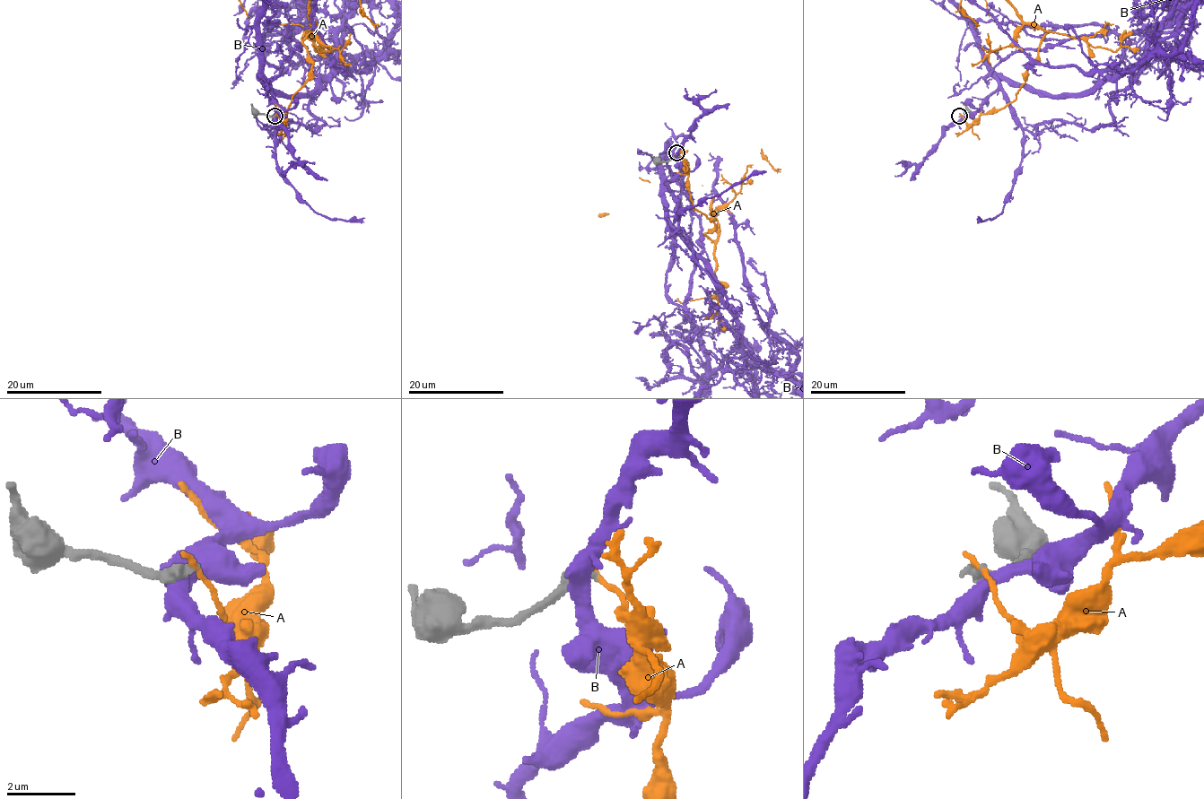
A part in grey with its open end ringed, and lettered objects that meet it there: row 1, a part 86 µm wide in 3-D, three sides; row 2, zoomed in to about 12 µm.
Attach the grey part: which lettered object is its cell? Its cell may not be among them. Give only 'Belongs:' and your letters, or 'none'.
Belongs: none

